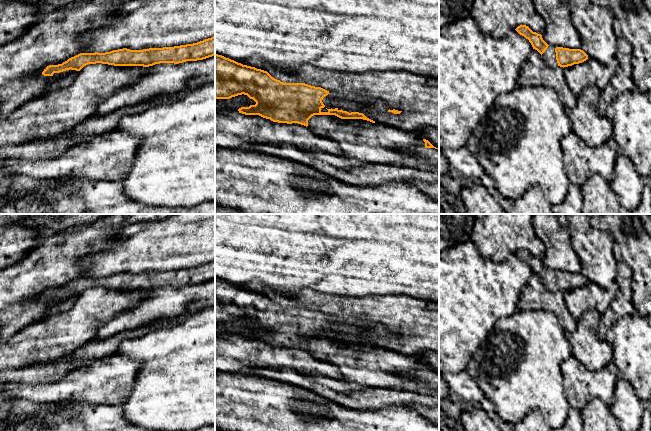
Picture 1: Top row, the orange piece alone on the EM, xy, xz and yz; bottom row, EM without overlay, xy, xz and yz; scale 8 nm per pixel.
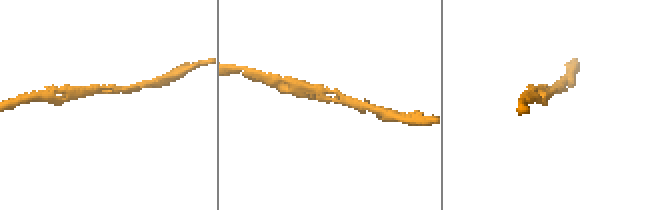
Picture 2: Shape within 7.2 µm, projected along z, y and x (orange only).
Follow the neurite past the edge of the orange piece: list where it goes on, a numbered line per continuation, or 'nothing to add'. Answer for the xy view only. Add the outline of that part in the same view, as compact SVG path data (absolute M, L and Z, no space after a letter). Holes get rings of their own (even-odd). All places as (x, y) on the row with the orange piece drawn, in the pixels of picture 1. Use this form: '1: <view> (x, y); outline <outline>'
nothing to add

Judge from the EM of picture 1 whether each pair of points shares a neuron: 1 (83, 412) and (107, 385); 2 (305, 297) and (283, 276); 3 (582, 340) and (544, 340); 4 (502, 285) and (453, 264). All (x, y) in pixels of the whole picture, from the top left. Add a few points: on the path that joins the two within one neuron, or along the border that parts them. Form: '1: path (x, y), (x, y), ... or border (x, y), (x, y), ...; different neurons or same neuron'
1: border (67, 402), (114, 404); different neurons
2: border (277, 287), (284, 292), (311, 289), (322, 294); different neurons
3: border (565, 331), (572, 354); different neurons
4: path (490, 285), (474, 285), (465, 276); same neuron

